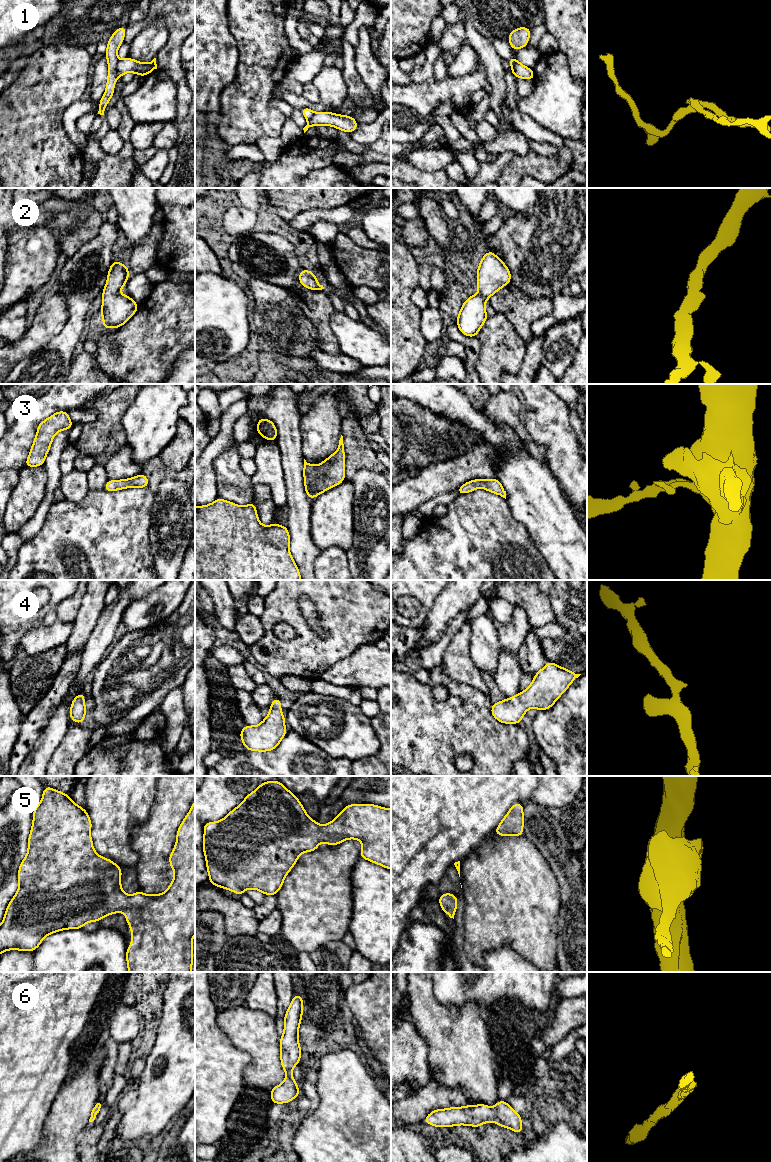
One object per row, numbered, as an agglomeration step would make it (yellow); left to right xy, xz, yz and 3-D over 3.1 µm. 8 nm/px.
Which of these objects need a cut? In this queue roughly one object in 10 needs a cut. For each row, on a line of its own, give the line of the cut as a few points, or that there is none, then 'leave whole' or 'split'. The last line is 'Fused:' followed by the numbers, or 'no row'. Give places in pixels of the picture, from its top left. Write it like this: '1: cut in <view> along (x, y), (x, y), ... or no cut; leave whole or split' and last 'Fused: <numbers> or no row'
1: cut in xy along (119, 60), (116, 66), (117, 76); split
2: no cut; leave whole
3: no cut; leave whole
4: no cut; leave whole
5: no cut; leave whole
6: no cut; leave whole
Fused: 1

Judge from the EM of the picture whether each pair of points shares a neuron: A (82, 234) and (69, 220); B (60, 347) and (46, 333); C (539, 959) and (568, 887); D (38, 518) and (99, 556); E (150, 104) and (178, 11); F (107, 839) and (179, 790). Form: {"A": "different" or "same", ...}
{"A": "different", "B": "different", "C": "different", "D": "different", "E": "different", "F": "different"}

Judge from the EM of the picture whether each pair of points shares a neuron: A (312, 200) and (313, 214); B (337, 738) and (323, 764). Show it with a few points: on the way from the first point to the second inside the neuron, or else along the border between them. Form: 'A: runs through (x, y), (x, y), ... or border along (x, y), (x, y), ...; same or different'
A: border along (336, 207), (306, 209), (292, 219); different
B: border along (309, 741), (333, 757), (347, 757), (352, 760); different

